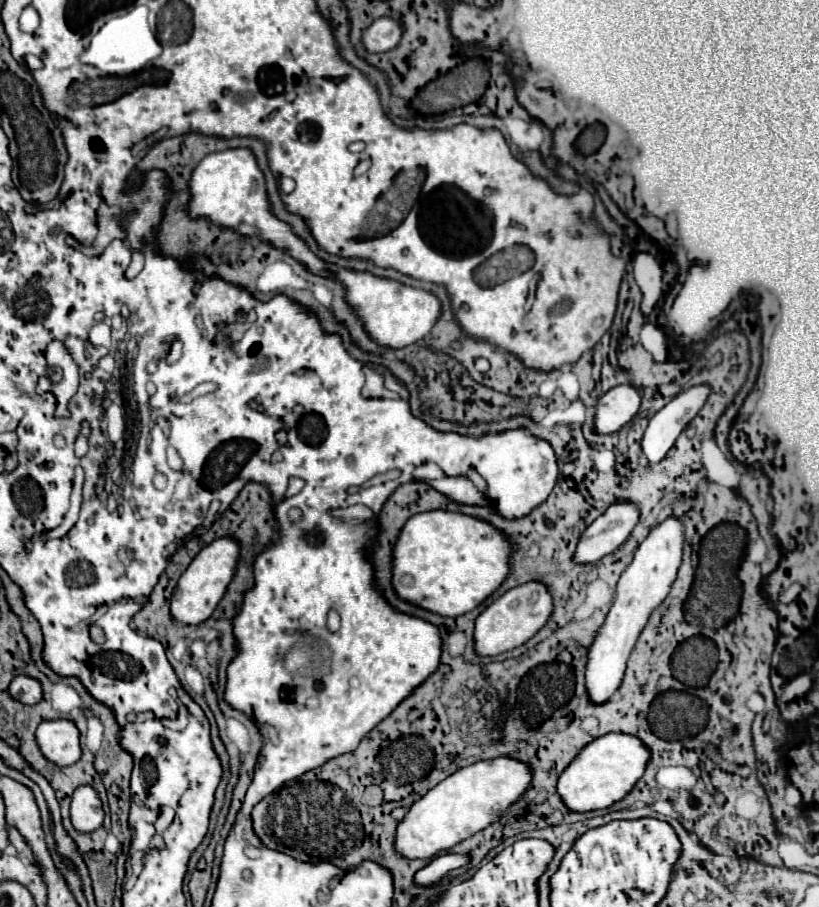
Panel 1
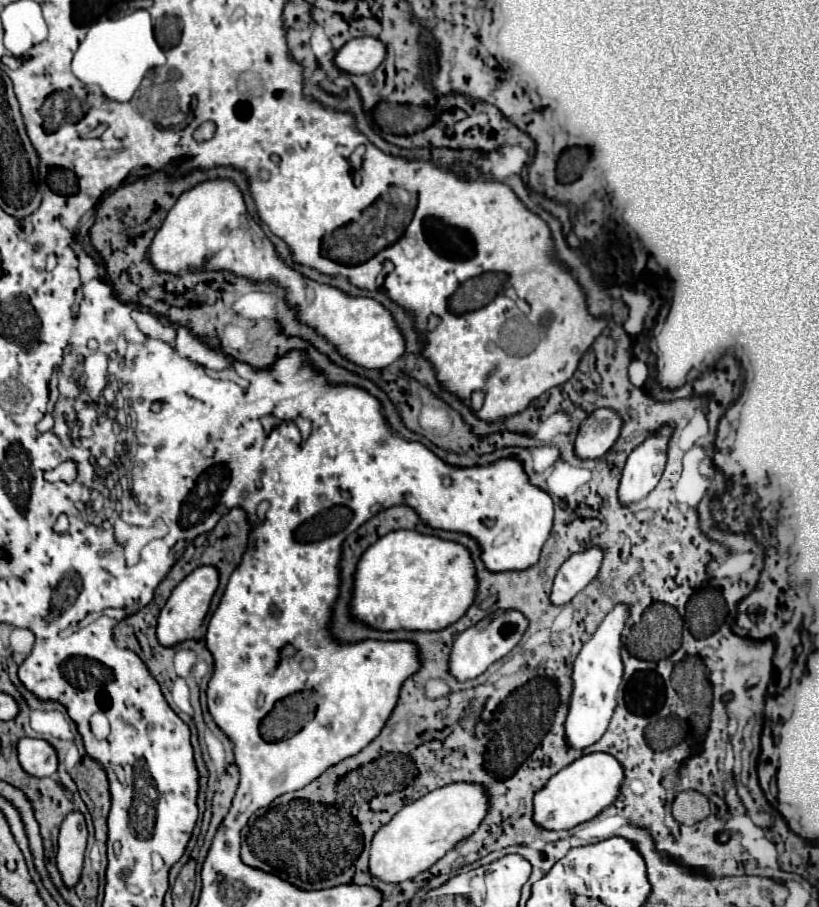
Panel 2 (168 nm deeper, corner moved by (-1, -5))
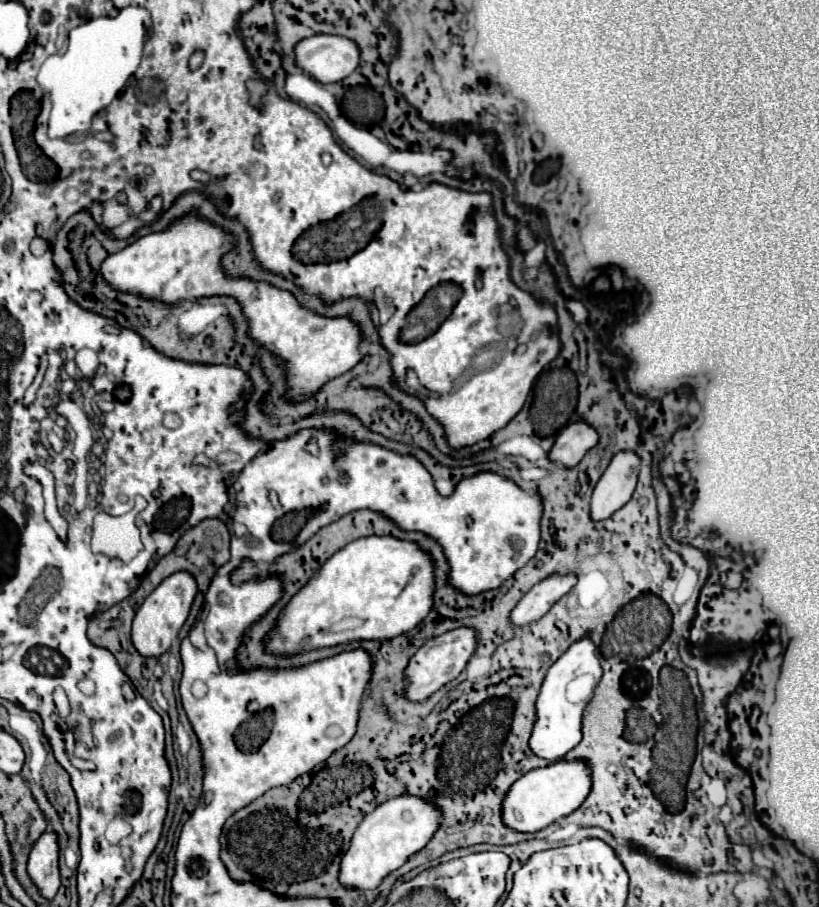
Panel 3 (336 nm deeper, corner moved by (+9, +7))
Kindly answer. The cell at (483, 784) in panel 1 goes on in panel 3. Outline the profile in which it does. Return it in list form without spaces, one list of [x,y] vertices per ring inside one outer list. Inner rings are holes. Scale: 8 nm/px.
[[[398,796],[364,816],[356,828],[348,850],[340,860],[340,884],[350,890],[374,890],[384,876],[398,870],[410,856],[422,850],[440,826],[440,812],[416,796]]]

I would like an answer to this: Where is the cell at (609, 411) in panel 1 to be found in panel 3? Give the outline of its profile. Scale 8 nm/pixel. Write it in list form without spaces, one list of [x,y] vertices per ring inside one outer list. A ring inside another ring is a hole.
[[[574,422],[558,434],[552,450],[548,452],[548,460],[564,468],[574,468],[598,442],[594,428],[584,422]]]

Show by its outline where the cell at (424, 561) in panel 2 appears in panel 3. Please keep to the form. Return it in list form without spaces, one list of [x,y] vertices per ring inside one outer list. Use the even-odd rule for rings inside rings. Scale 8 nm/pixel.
[[[368,536],[356,542],[350,542],[344,550],[338,550],[324,566],[316,572],[316,578],[310,578],[284,606],[276,626],[264,638],[264,650],[268,654],[300,654],[306,650],[330,648],[362,640],[392,640],[412,628],[416,628],[432,610],[432,592],[434,592],[434,562],[422,552],[414,542]]]

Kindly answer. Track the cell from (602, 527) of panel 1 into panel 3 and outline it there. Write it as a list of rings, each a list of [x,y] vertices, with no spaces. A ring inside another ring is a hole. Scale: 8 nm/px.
[[[566,574],[566,576],[550,576],[542,582],[538,582],[512,610],[510,614],[510,622],[518,628],[526,628],[532,622],[540,620],[564,594],[568,594],[576,584],[576,576],[574,574]]]

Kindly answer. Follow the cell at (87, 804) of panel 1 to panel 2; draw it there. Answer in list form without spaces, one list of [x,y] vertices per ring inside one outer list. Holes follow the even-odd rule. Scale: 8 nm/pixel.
[[[70,812],[60,828],[58,856],[56,856],[58,870],[62,872],[66,886],[74,886],[80,878],[86,842],[88,842],[88,826],[84,814]]]

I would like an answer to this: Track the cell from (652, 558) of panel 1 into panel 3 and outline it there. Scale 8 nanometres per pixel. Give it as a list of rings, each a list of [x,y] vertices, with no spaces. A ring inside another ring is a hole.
[[[590,638],[574,642],[548,670],[536,698],[536,722],[528,740],[530,752],[548,762],[562,760],[582,740],[582,712],[602,676],[598,650]]]

